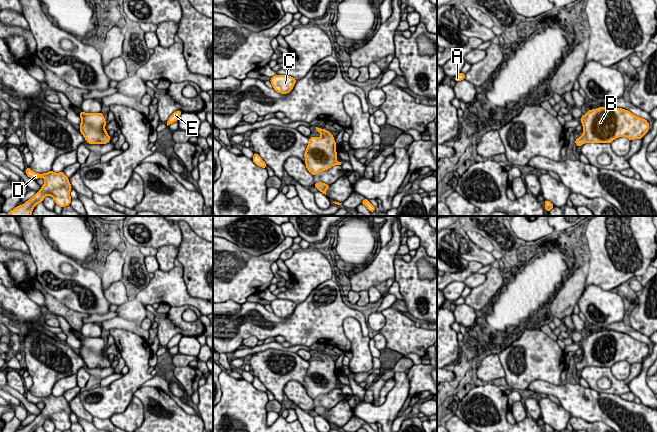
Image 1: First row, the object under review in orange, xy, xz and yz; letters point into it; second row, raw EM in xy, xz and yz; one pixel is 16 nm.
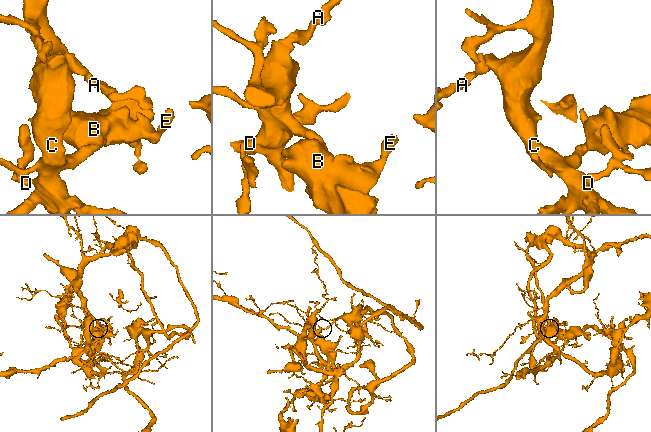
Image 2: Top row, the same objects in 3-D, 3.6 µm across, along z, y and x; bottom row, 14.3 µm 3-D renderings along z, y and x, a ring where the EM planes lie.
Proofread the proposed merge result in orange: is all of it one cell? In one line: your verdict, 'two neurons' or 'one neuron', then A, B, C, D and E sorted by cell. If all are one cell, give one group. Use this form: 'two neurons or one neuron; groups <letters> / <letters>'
one neuron; groups A B C D E

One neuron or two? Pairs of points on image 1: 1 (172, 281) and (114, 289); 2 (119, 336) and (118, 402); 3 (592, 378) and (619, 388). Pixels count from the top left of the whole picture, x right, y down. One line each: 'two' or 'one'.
1: two
2: one
3: one

